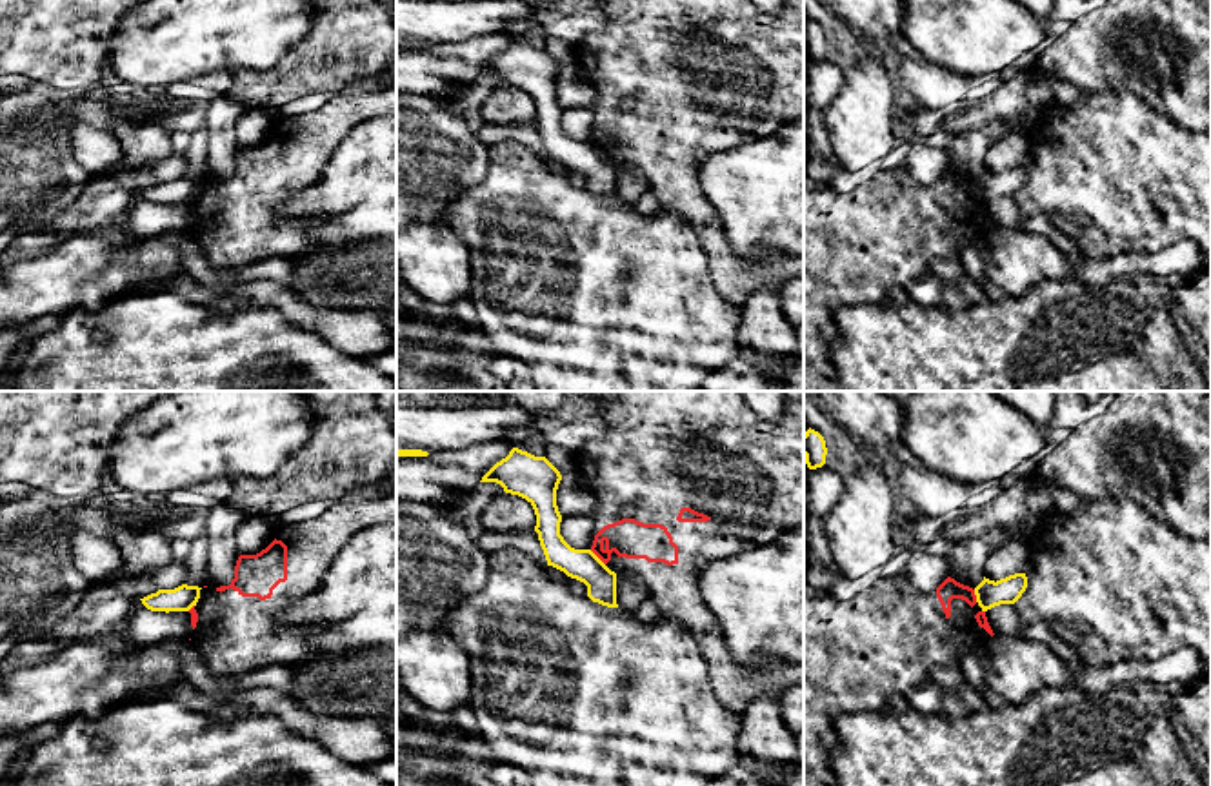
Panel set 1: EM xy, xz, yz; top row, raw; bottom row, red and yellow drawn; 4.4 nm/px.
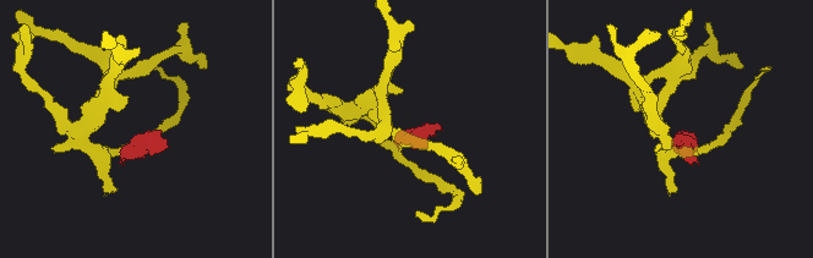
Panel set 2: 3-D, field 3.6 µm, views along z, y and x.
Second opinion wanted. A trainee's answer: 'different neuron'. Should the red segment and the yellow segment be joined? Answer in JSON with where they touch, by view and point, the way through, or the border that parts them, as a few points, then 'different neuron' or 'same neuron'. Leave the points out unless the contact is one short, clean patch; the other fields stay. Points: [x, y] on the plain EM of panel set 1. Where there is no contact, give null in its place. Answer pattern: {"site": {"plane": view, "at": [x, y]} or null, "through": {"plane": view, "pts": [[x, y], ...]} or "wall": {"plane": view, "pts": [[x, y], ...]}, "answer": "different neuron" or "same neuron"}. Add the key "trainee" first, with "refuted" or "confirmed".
{"trainee": "confirmed", "site": {"plane": "xz", "at": [597, 148]}, "wall": {"plane": "xz", "pts": [[590, 142], [604, 157]]}, "answer": "different neuron"}

